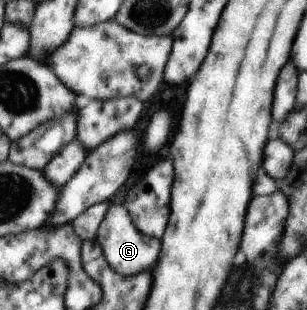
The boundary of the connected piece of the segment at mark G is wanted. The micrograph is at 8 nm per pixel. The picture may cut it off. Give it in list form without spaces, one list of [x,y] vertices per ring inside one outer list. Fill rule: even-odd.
[[[121,202],[109,203],[95,239],[101,246],[108,265],[123,276],[135,276],[139,272],[149,270],[161,252],[161,242],[155,238],[145,238],[145,234],[137,230]]]

